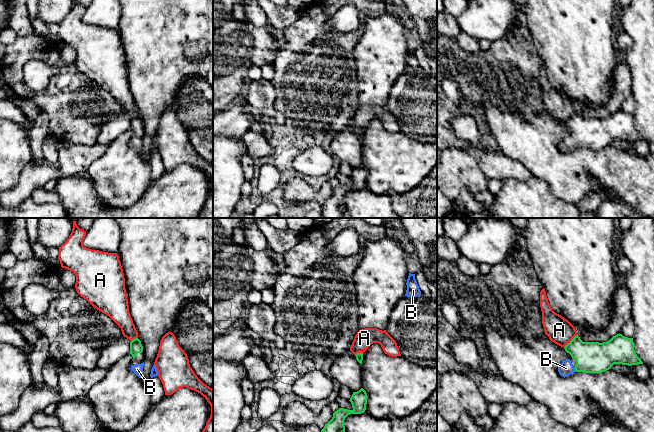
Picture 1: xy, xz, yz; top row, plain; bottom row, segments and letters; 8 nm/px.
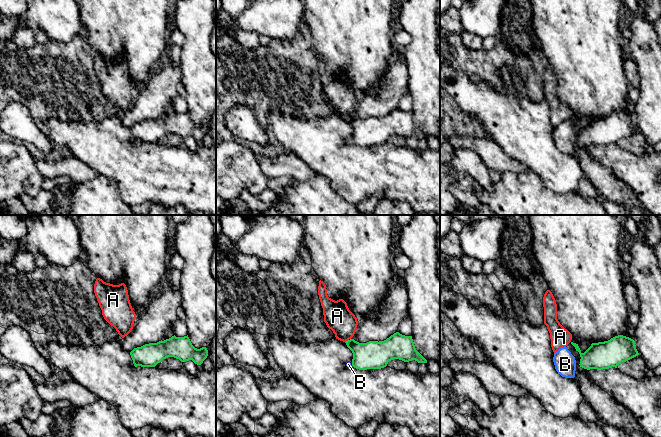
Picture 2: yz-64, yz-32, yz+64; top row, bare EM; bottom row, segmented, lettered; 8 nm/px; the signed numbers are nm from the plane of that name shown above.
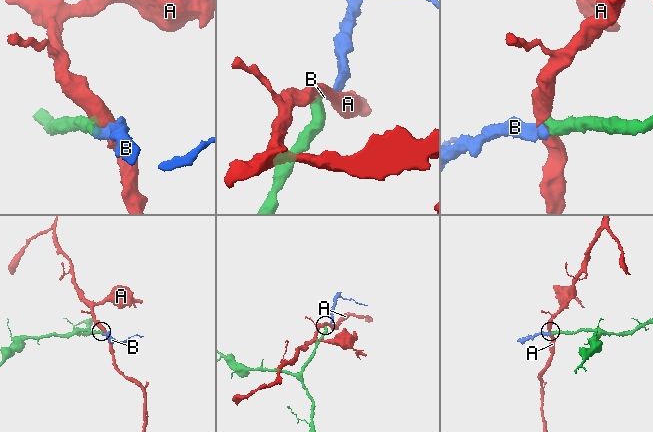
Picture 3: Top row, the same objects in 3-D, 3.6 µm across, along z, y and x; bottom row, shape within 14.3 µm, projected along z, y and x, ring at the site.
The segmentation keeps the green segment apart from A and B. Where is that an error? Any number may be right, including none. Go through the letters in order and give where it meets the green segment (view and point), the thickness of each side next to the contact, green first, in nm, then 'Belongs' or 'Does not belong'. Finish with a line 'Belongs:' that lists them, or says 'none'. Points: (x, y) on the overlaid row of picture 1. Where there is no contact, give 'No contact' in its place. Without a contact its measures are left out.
A: Touches green at yz (570, 341). Thickness 260 nm (green) against 200 nm. Does not belong
B: Touches green at yz (575, 369). Thickness 260 nm (green) against 120 nm. Belongs
Belongs: B

